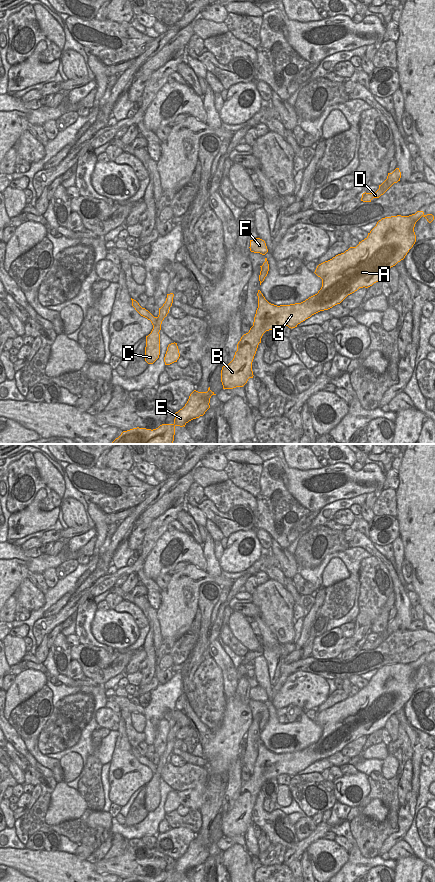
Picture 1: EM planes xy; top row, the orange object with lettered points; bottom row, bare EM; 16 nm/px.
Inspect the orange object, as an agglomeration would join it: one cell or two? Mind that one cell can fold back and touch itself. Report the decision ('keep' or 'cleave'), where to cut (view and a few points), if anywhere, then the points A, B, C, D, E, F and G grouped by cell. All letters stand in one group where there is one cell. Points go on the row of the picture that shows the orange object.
keep | no cut | A B C D E F G

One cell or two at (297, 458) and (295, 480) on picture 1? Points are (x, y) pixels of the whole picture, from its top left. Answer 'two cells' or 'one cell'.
two cells

